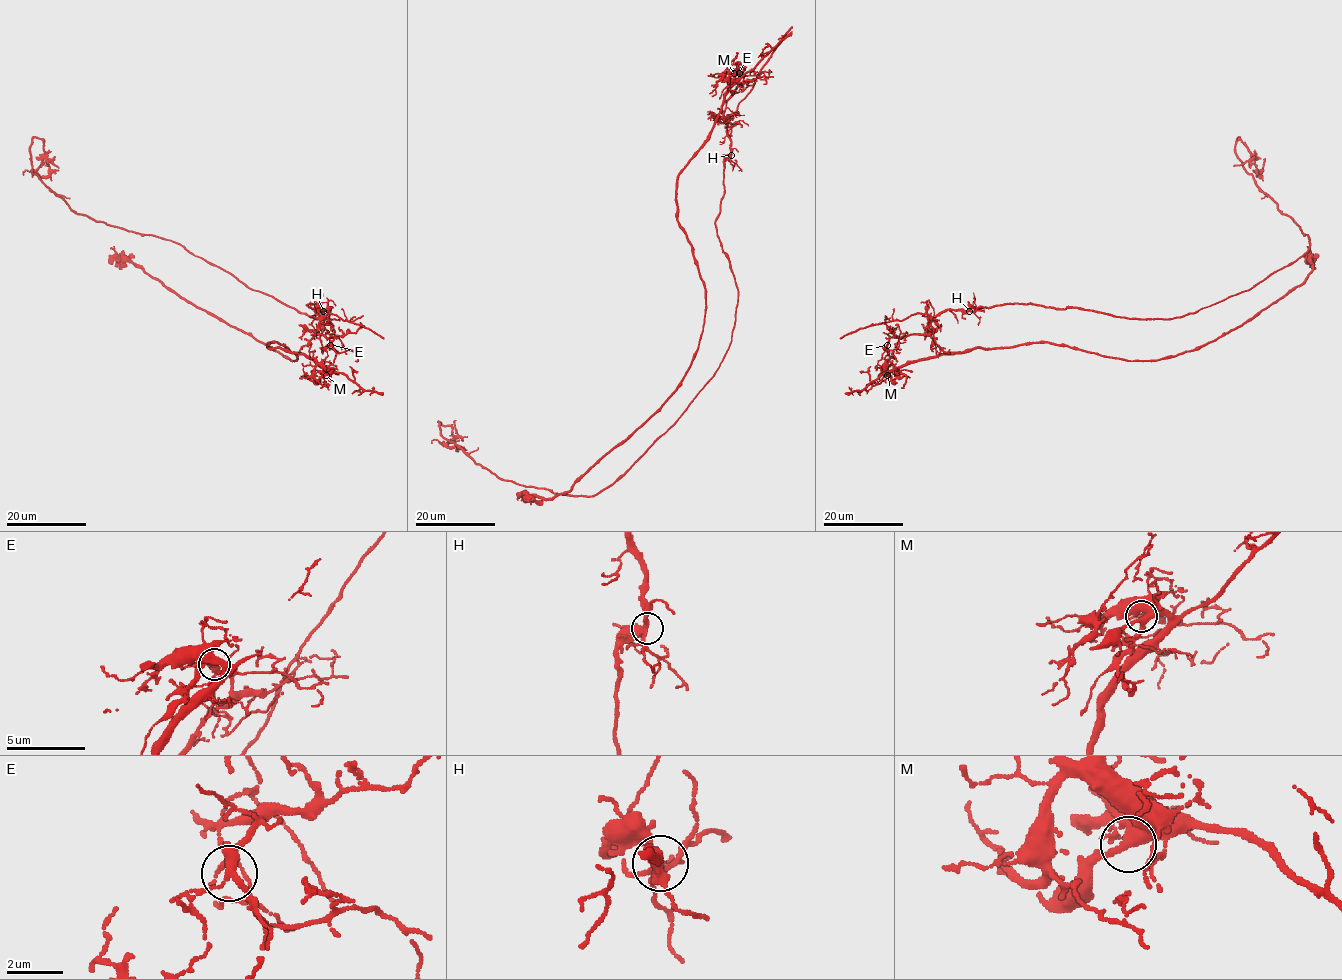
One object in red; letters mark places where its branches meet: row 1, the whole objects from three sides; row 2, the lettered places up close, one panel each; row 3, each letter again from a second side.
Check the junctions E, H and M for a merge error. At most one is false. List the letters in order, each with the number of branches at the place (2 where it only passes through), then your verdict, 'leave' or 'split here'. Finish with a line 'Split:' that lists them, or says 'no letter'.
E: 3 | split here
H: 3 | leave
M: 3 | leave
Split: E

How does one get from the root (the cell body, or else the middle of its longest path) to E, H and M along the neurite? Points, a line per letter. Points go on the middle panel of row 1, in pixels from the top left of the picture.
E: (717, 215), (724, 190), (723, 160), (730, 154), (728, 118), (723, 111), (726, 99), (743, 80), (739, 73)
H: (717, 215), (724, 190), (723, 160), (731, 155)
M: (717, 215), (730, 140), (728, 118), (717, 123), (716, 116), (734, 73)

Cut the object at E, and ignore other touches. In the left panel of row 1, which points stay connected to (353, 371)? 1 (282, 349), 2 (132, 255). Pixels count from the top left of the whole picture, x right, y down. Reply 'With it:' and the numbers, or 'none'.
With it: 1, 2

